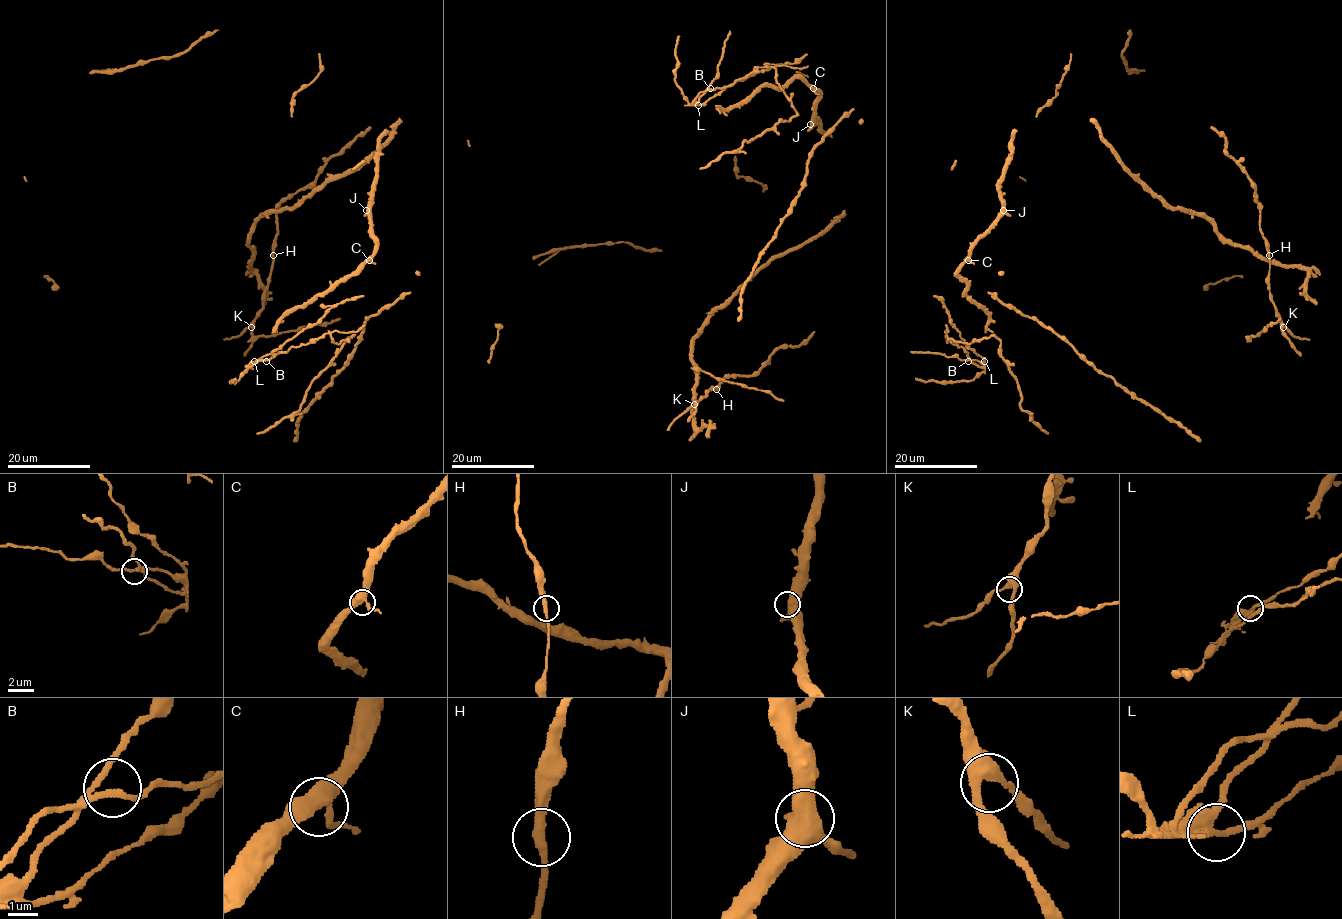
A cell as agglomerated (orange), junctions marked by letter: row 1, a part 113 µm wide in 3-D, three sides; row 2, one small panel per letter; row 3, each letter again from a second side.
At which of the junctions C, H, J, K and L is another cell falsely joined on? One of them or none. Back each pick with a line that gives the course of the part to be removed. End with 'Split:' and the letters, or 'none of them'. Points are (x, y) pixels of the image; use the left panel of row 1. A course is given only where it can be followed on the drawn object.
L: Course of the part to remove: (254, 361), (270, 360), (329, 334), (338, 344), (353, 336), (312, 381), (300, 409), (256, 433)
Split: L

